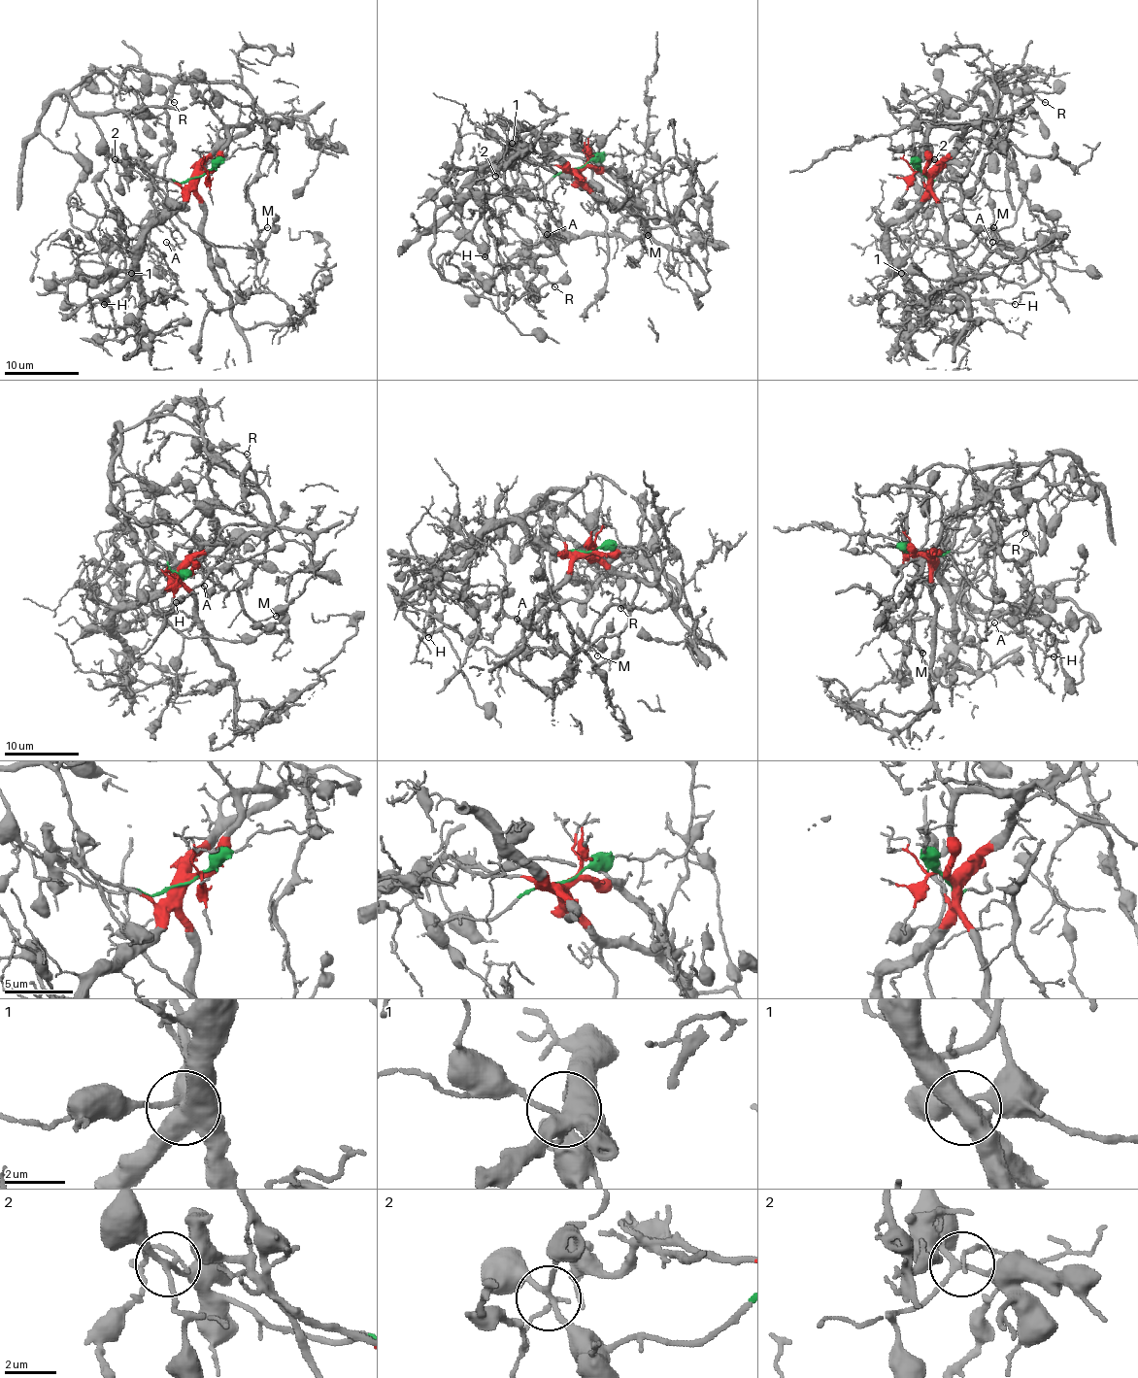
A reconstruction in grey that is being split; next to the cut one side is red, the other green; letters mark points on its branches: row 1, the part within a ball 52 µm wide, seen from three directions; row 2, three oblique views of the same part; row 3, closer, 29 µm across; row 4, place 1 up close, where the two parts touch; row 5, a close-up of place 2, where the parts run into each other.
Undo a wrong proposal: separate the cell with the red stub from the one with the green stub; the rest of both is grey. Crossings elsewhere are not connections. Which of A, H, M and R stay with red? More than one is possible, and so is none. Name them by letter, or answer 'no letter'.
H, M

